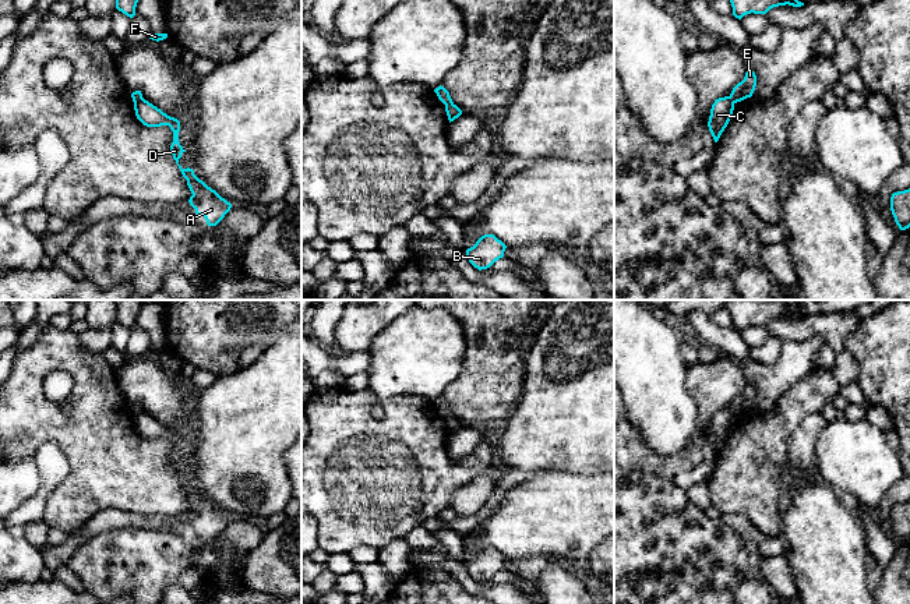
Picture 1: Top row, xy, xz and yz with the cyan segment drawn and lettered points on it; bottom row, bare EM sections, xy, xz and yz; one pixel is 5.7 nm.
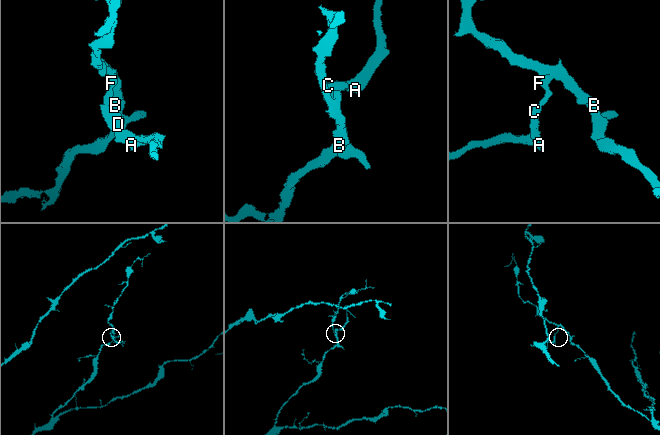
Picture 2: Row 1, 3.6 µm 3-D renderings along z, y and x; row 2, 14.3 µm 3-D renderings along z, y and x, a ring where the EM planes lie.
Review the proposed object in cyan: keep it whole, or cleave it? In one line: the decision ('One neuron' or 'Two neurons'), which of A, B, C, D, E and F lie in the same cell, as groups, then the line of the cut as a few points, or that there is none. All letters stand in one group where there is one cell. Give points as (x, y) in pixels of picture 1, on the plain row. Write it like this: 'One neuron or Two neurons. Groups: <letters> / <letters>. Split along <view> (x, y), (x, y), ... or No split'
Two neurons. Groups: A C D / B E F. Split along xz (445, 416), (452, 417)

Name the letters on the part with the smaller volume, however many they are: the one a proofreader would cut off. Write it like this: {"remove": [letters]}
{"remove": ["A", "C", "D"]}

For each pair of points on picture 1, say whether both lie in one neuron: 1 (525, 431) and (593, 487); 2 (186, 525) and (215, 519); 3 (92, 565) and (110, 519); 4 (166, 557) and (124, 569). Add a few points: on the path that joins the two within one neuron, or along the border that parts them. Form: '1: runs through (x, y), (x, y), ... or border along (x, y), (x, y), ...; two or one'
1: border along (545, 469), (567, 473), (599, 473); two
2: runs through (193, 525), (208, 519); one
3: border along (138, 526), (106, 529), (84, 541); two
4: runs through (157, 560), (134, 562); one

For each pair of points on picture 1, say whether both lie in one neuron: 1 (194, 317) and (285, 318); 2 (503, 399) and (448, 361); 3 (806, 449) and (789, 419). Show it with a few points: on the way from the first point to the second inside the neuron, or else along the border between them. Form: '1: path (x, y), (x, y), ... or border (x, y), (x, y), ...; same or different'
1: path (217, 320), (232, 317), (256, 328), (263, 324); same
2: border (466, 338), (461, 371), (441, 396); different
3: border (821, 412), (807, 414), (797, 426), (787, 461); different

